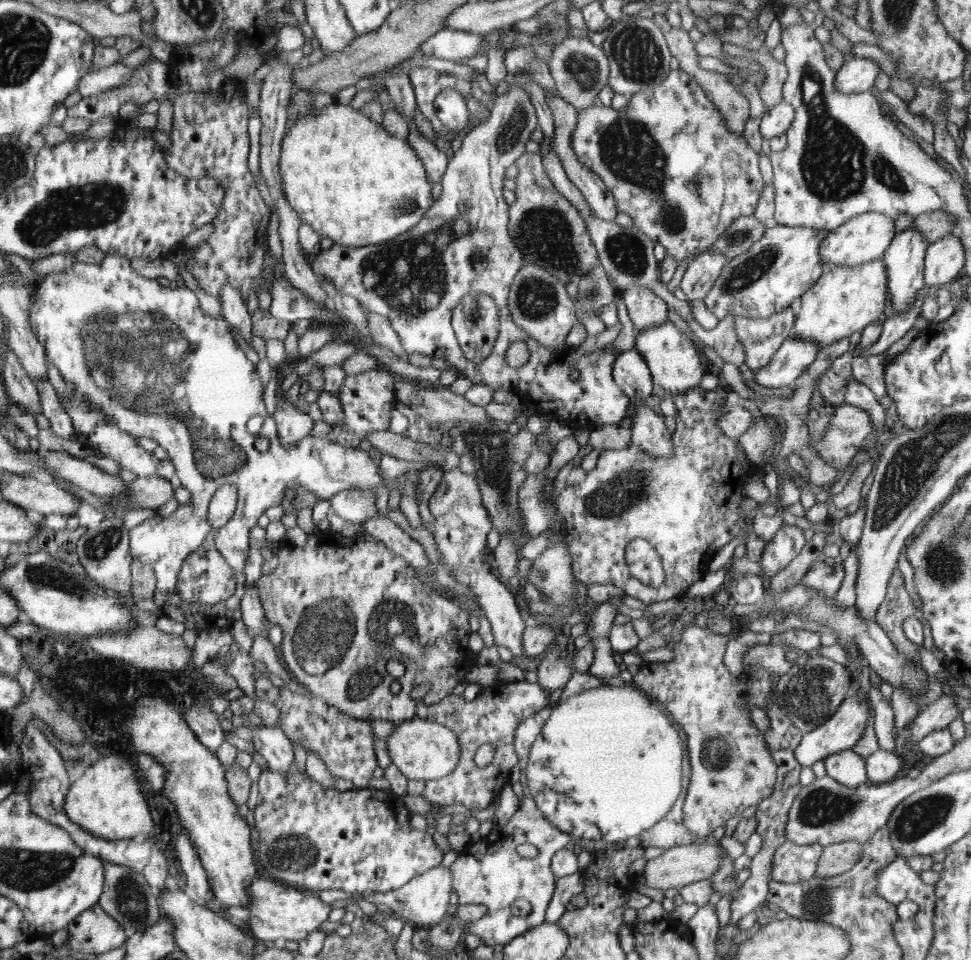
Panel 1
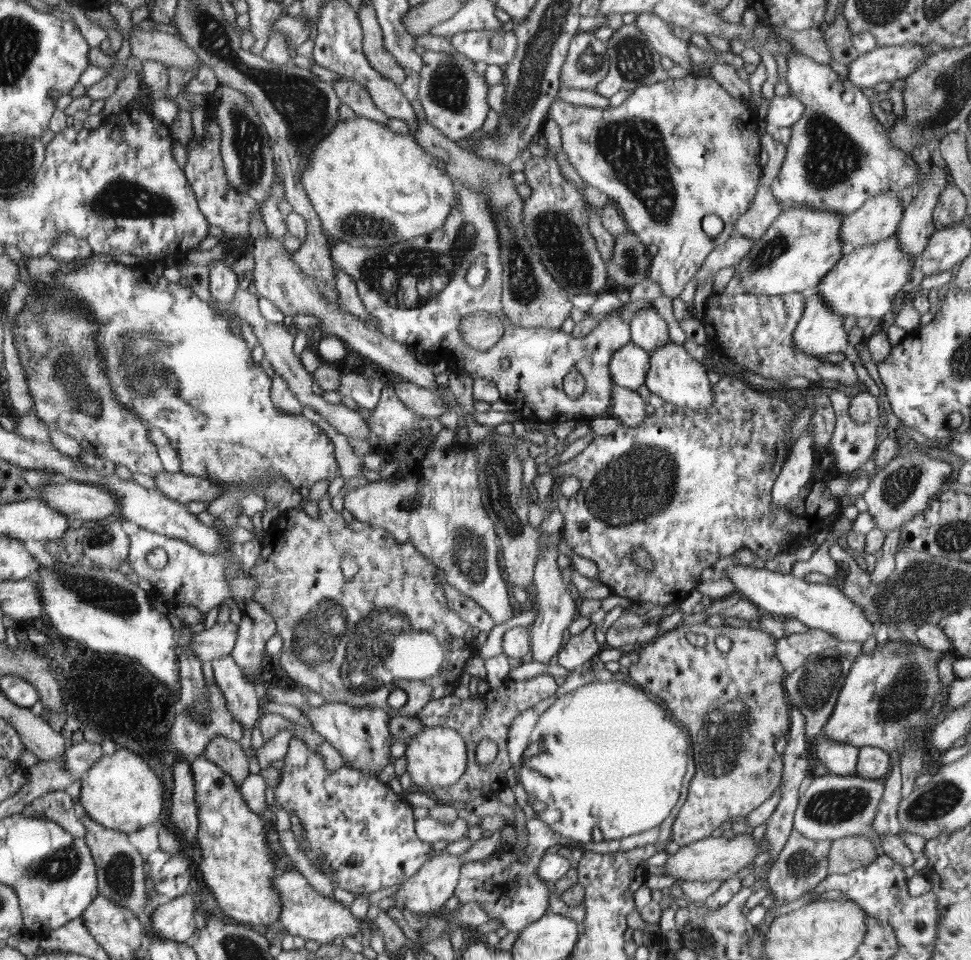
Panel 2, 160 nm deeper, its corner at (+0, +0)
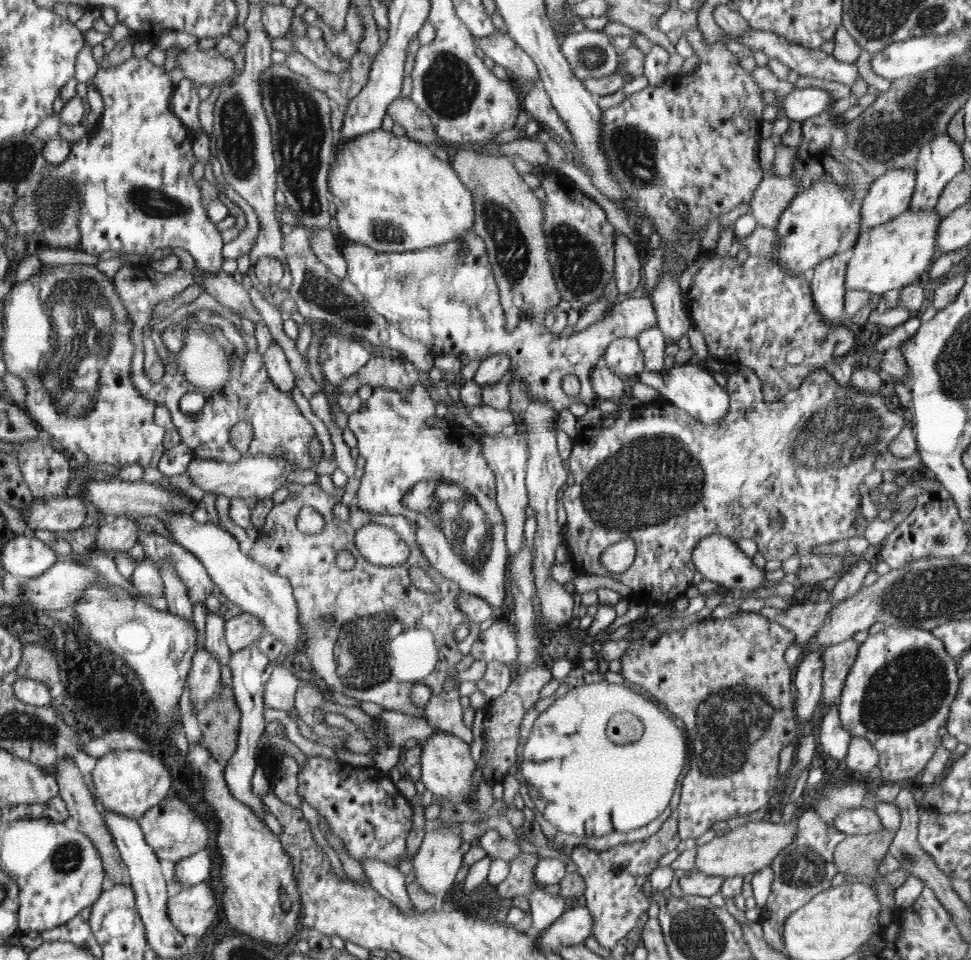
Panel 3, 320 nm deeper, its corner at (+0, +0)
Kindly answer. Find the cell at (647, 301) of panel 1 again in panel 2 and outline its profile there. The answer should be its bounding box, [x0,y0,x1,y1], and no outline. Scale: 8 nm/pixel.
[629,309,668,354]

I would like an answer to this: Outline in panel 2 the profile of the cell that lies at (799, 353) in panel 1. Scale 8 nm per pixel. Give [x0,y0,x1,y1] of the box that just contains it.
[792,293,854,358]

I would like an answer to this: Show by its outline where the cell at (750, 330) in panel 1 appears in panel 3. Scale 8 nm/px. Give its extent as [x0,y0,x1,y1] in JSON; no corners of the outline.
[687,253,858,403]

